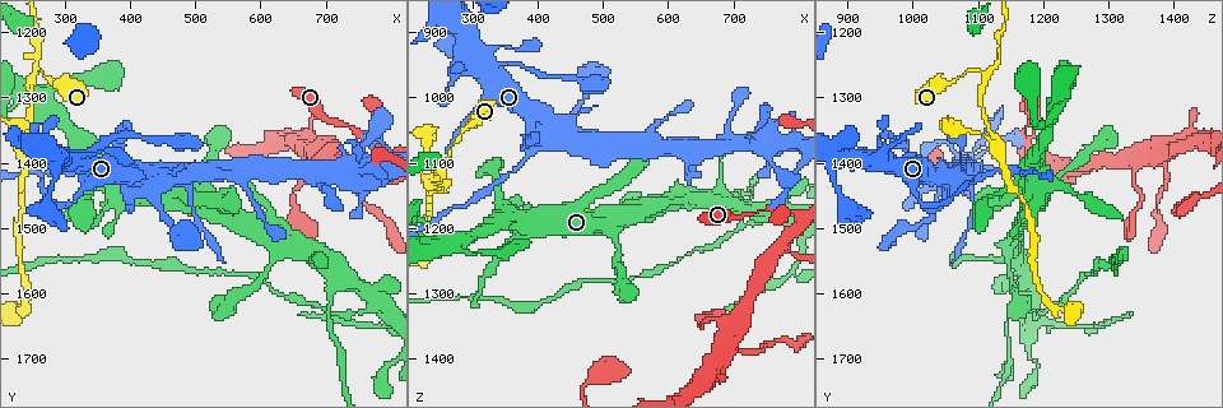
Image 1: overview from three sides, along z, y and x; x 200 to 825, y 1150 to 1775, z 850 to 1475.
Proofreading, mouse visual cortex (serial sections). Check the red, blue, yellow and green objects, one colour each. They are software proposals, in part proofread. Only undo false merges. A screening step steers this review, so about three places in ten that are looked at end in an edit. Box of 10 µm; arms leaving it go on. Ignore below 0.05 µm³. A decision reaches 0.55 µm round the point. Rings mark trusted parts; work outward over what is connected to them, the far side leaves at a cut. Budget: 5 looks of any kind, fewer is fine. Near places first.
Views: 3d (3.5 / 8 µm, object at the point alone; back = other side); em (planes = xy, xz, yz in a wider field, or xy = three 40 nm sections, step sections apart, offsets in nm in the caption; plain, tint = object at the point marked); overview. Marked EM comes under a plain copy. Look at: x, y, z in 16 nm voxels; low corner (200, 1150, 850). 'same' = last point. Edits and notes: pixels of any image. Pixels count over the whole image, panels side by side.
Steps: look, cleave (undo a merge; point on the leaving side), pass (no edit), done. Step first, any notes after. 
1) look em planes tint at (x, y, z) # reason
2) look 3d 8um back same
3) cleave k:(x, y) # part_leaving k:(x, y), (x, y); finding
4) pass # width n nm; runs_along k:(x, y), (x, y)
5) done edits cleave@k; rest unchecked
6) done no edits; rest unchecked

look 3d 8um at (260, 1260, 1100) # abrupt turn

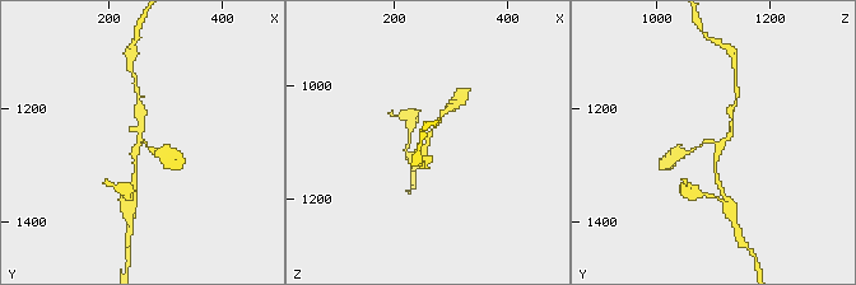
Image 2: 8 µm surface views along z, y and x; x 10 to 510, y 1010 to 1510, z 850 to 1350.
look 3d 3.5um same

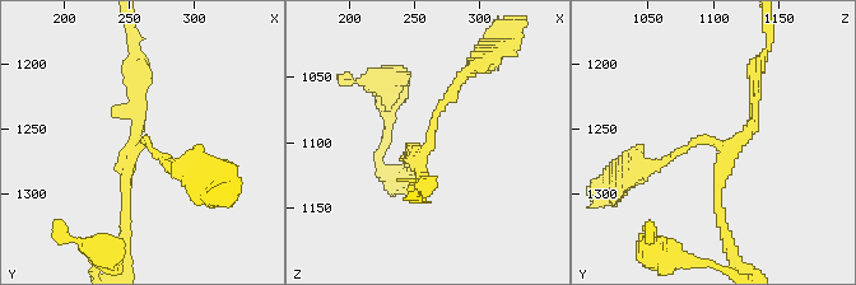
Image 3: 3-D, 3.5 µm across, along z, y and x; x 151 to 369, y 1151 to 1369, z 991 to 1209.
look em xy step 3 tint at (262, 1258, 1104) # shape alone is not enough

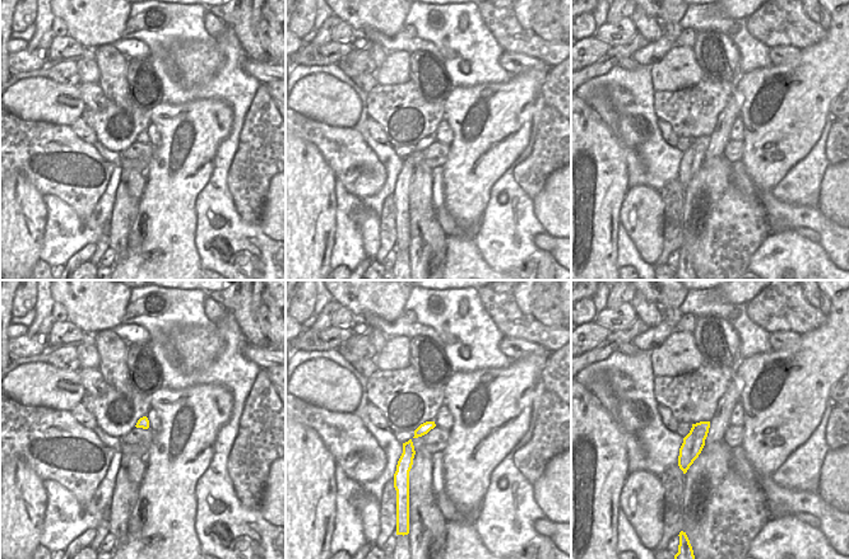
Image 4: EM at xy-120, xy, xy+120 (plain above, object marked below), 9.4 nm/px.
pass # width 100 nm; runs_along 3:(461, 79), (433, 117), (429, 144), (410, 150); one cell here

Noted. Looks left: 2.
look 3d 8um back at (380, 1420, 1100) # thick turns thin

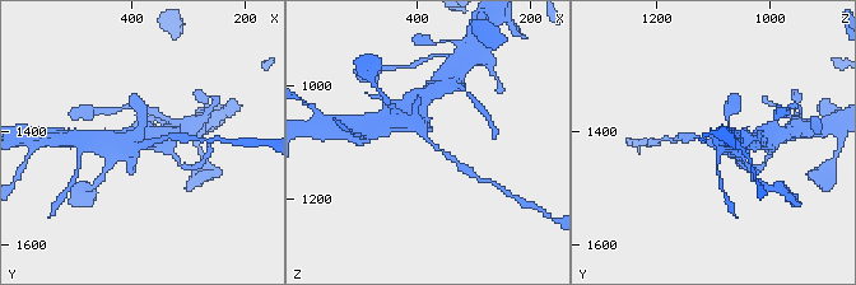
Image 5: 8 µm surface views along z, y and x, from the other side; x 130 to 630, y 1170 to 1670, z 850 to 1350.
look em xy step 1 tint same # arm_widths 150, 500 nm

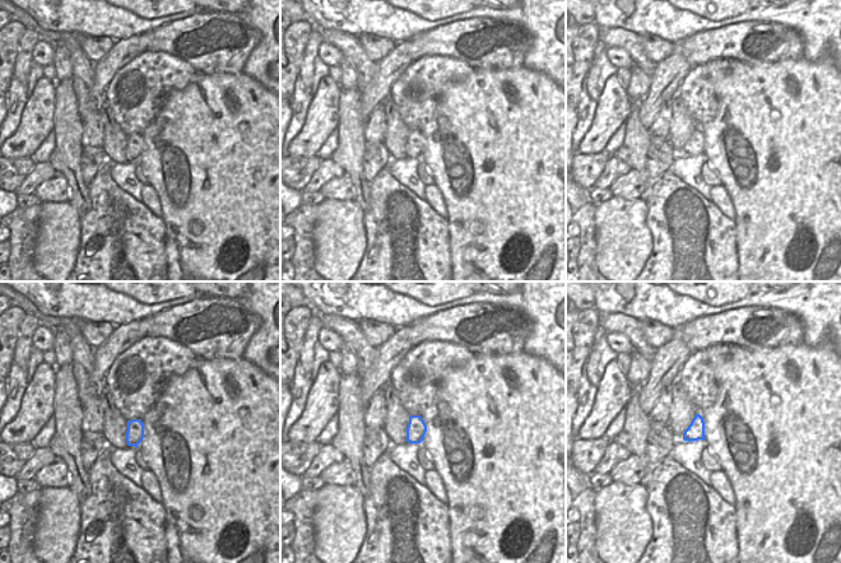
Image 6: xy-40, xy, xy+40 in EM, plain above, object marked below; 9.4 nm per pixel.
cleave 5:(447, 154) # part_leaving 5:(424, 138), (466, 169); two cells meet here

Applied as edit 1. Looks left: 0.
done edits cleave@5; rest unchecked

